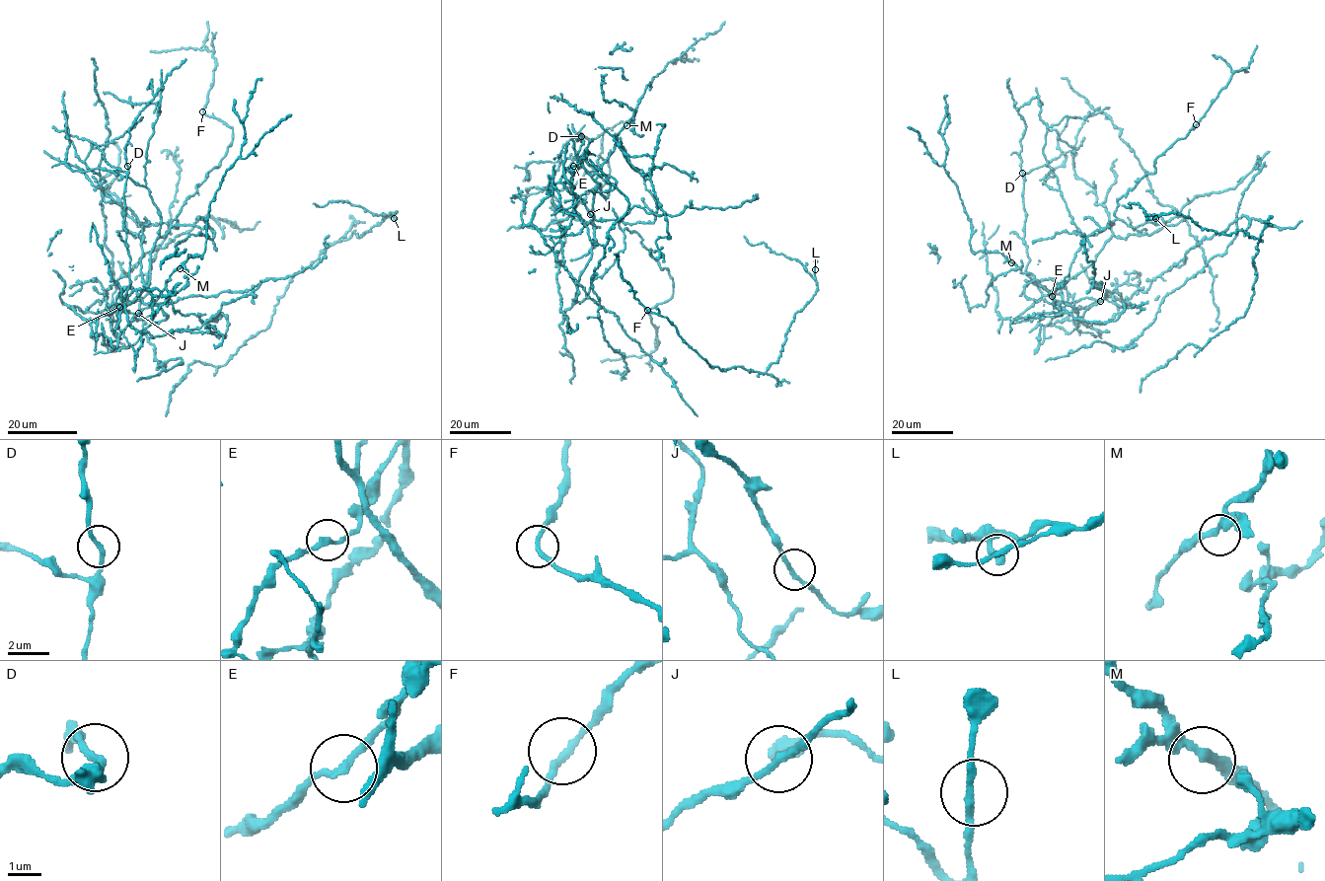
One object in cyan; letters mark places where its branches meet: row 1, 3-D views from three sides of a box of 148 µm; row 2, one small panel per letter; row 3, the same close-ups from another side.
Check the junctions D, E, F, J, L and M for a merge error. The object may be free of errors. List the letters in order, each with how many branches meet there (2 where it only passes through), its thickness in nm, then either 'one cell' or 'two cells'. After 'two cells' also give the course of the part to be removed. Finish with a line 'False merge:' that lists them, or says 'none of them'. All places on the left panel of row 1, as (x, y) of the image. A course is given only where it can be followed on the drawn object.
D: 2 | 200 nm | one cell
E: 2 | 200 nm | two cells | (119, 307), (131, 293), (128, 286), (117, 295), (116, 316), (118, 328), (133, 348), (134, 361), (143, 338)
F: 2 | 200 nm | one cell
J: 2 | 200 nm | one cell
L: 2 | 220 nm | one cell
M: 2 | 240 nm | one cell
False merge: E

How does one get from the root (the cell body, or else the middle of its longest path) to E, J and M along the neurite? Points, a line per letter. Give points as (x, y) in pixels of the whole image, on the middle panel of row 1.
E: (574, 169), (571, 183), (571, 178), (581, 164), (584, 152), (573, 166)
J: (574, 169), (571, 183), (584, 152), (578, 163), (552, 184), (560, 201), (571, 200), (575, 194), (590, 214)
M: (574, 169), (571, 183), (584, 152), (578, 155), (578, 161), (593, 175), (626, 125)

